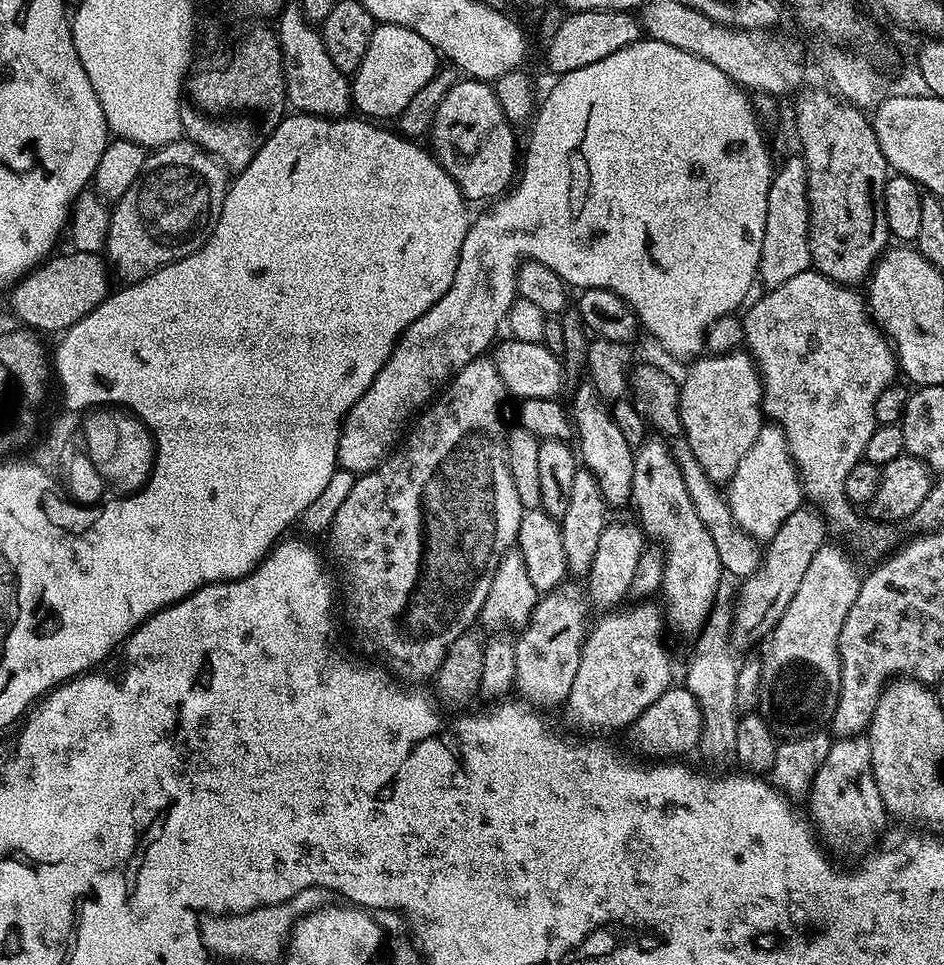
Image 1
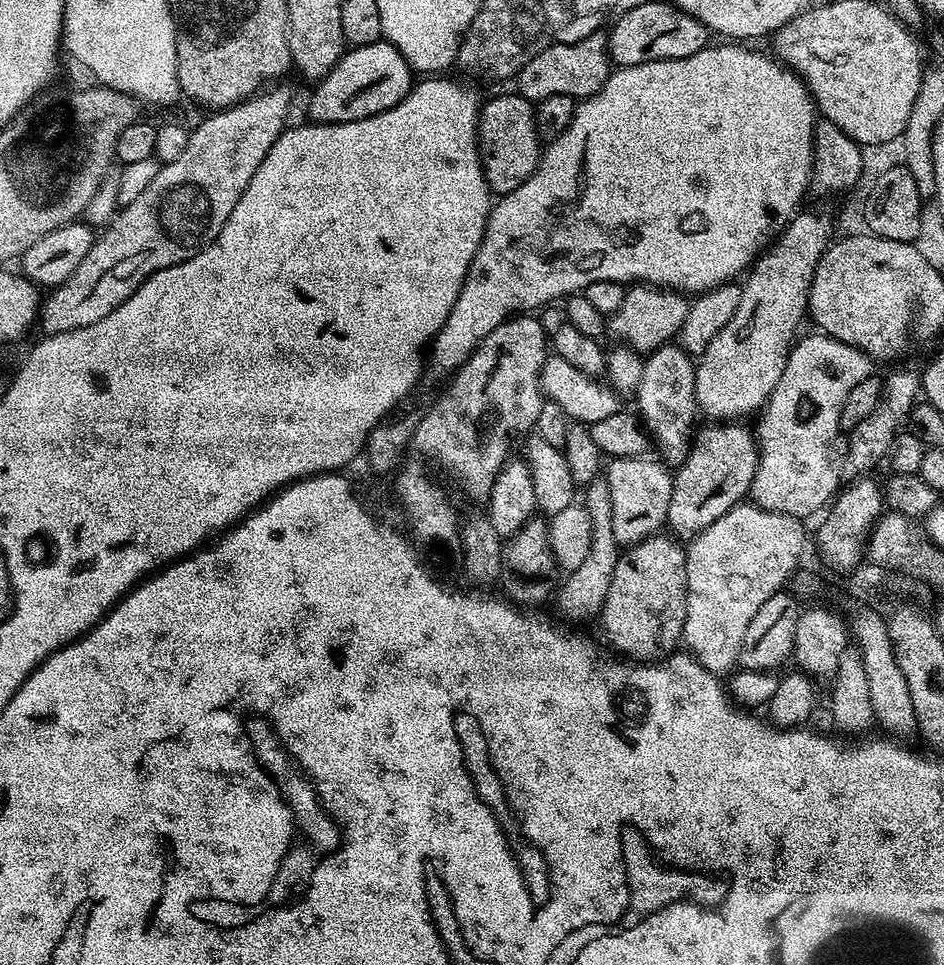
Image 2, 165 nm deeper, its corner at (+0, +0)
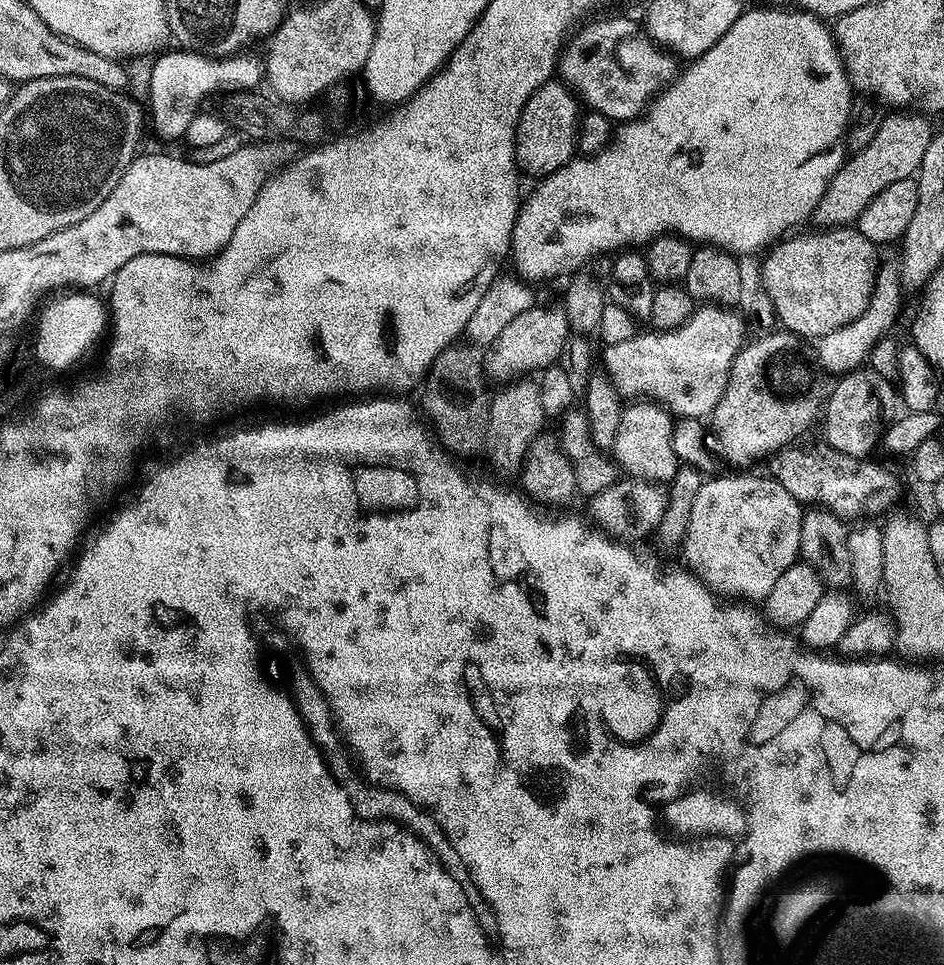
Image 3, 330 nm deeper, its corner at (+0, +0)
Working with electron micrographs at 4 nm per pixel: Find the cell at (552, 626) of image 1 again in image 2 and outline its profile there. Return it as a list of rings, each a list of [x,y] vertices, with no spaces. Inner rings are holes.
[[[604,478],[592,480],[582,492],[582,506],[590,514],[592,522],[592,541],[590,554],[574,571],[567,573],[555,593],[554,601],[560,607],[564,616],[573,616],[576,620],[584,620],[587,616],[595,617],[604,607],[604,599],[614,578],[615,566],[622,553],[621,545],[614,538],[614,526],[611,525],[611,496],[610,486]],[[584,496],[584,500],[583,500]]]

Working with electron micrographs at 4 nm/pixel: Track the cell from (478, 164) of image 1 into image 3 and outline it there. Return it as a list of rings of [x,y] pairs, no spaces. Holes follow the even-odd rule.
[[[556,78],[547,80],[534,94],[530,94],[516,127],[516,167],[525,177],[549,176],[573,159],[577,151],[576,104],[578,105],[578,100],[572,89]]]

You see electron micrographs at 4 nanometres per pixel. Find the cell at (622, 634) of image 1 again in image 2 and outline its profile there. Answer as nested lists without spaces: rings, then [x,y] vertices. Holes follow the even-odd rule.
[[[662,535],[649,536],[621,553],[604,599],[604,607],[598,613],[598,620],[604,623],[604,632],[608,635],[609,642],[617,648],[613,649],[637,662],[659,662],[671,656],[677,651],[684,635],[688,597],[687,551],[682,544],[678,544],[680,542],[675,537]]]

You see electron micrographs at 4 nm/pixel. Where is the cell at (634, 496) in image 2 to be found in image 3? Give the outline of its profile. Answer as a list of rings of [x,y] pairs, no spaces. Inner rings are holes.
[[[638,400],[631,404],[625,407],[614,446],[610,450],[613,460],[625,475],[633,479],[669,483],[680,465],[673,450],[674,418],[663,405],[653,401]]]

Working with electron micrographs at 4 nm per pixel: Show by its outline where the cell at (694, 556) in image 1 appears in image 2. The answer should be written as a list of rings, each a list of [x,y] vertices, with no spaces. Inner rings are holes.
[[[676,342],[663,344],[647,353],[642,370],[642,382],[634,394],[635,411],[642,417],[650,431],[651,439],[660,447],[663,463],[679,466],[688,457],[688,450],[694,440],[692,419],[698,416],[696,403],[696,360],[688,349]]]

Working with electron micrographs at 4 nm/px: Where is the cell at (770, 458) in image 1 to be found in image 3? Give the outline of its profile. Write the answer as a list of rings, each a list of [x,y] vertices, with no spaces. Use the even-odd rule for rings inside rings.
[[[884,263],[877,269],[876,286],[872,291],[870,302],[866,310],[854,322],[842,326],[838,330],[830,330],[830,334],[819,337],[816,348],[816,356],[820,364],[828,372],[833,372],[833,377],[839,378],[845,373],[863,368],[868,364],[868,356],[874,350],[874,346],[893,331],[896,319],[900,316],[900,270],[895,263]]]

